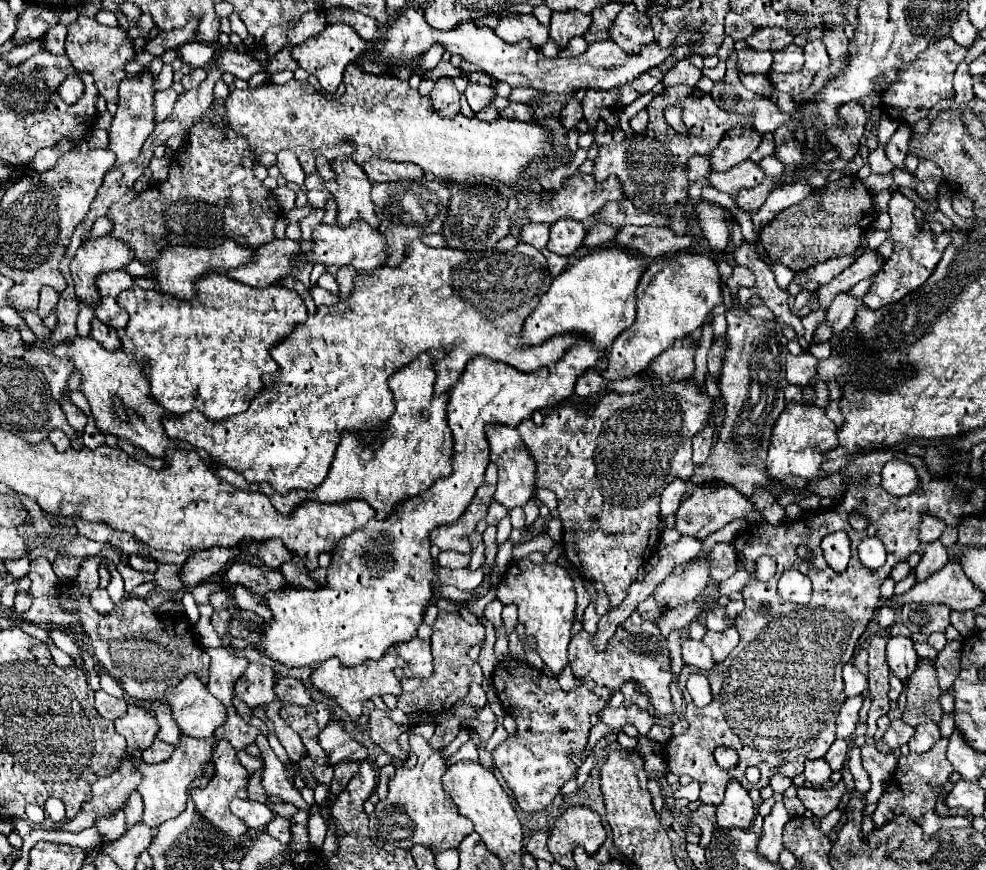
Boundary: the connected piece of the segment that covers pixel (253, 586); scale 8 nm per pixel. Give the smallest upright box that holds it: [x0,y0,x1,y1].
[222,563,290,605]

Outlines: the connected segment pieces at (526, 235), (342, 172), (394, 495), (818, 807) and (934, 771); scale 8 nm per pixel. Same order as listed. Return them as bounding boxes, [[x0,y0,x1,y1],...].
[[520,223,550,251],[332,157,378,227],[214,351,452,519],[798,781,846,819],[872,737,970,835]]

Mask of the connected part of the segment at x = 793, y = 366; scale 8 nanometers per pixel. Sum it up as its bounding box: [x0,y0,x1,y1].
[786,353,816,385]

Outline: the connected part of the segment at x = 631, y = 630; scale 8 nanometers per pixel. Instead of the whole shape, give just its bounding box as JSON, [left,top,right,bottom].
[568,611,674,713]

